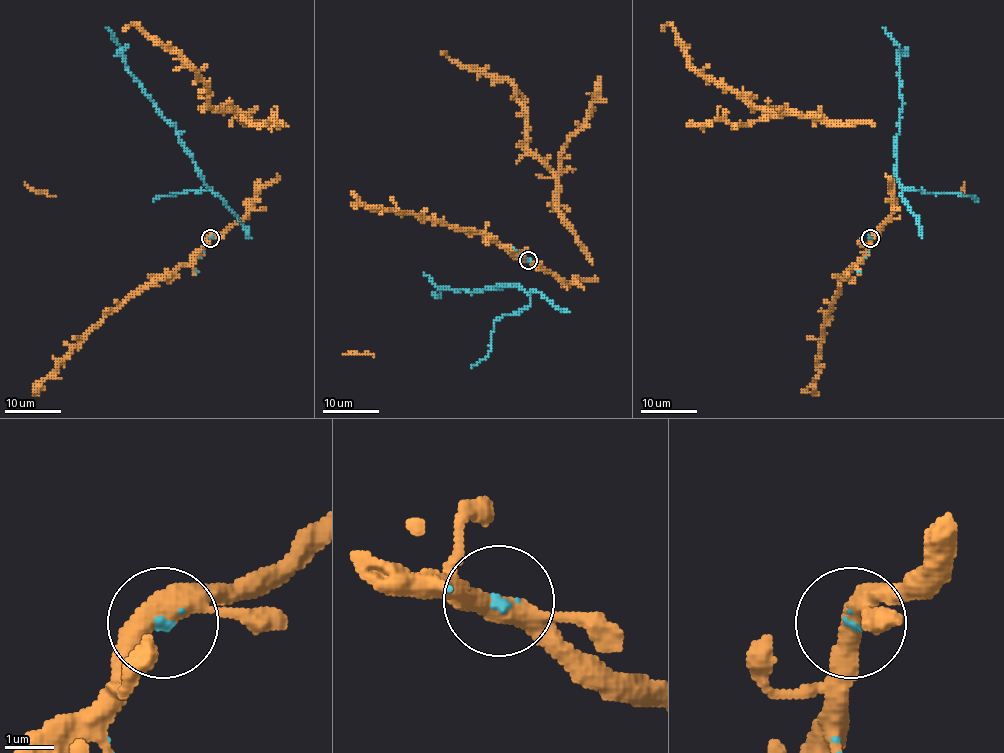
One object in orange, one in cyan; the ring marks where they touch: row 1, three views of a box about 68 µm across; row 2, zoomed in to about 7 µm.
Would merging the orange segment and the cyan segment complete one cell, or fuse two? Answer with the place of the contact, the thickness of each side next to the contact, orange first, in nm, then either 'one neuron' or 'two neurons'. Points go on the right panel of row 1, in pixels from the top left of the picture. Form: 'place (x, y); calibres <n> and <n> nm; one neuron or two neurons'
place (870, 238); calibres 480 and 90 nm; one neuron

